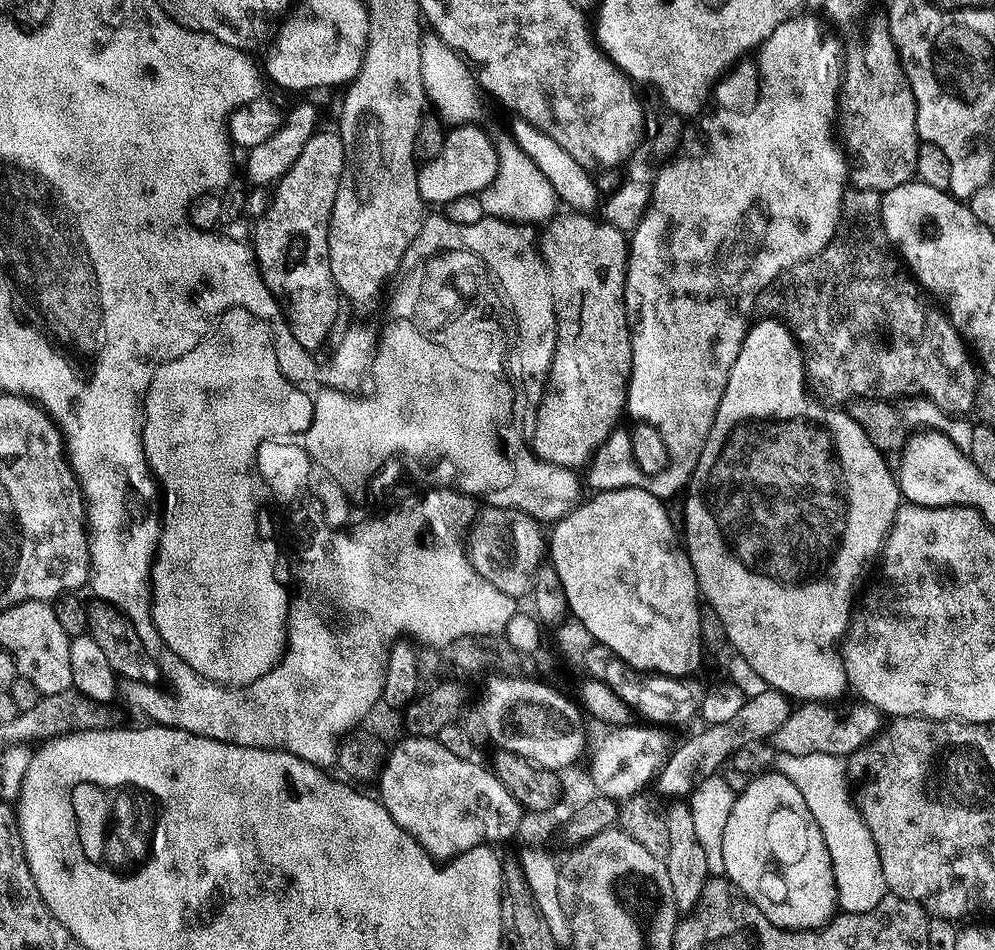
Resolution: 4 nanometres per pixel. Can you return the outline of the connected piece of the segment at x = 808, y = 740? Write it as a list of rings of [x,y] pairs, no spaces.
[[[804,702],[793,707],[786,722],[770,737],[785,757],[802,754],[834,754],[847,758],[870,743],[882,727],[881,713],[870,704],[840,704],[836,702]]]

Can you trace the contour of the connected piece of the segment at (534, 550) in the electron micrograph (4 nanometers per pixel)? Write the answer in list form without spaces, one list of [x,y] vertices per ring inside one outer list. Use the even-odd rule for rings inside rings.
[[[485,507],[477,515],[466,540],[468,560],[478,575],[486,582],[490,582],[490,586],[498,586],[498,590],[502,590],[502,594],[523,598],[527,592],[529,595],[533,591],[536,574],[546,560],[546,532],[545,529],[543,532],[540,528],[544,529],[541,521],[528,514],[522,514],[516,508]]]

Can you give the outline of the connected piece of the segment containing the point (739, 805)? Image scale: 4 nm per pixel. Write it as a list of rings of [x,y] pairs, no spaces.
[[[764,770],[753,775],[747,782],[749,784],[741,792],[739,789],[738,795],[733,799],[730,818],[726,818],[726,826],[722,830],[723,875],[732,881],[732,885],[740,891],[740,895],[747,896],[751,904],[758,906],[758,910],[762,910],[762,914],[766,914],[766,918],[770,918],[770,922],[774,922],[774,926],[789,928],[792,932],[805,932],[811,928],[823,928],[838,912],[836,883],[834,882],[834,870],[832,869],[832,859],[828,853],[828,847],[822,838],[822,830],[818,826],[818,822],[814,822],[814,814],[810,810],[810,806],[806,806],[806,798],[802,798],[802,794],[798,794],[798,786],[794,786],[794,782],[790,782],[790,778],[783,771],[769,772],[769,770]]]

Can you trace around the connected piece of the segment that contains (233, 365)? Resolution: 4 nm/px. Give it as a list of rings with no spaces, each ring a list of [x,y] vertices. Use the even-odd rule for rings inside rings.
[[[230,312],[232,316],[224,318],[224,324],[220,324],[220,332],[216,332],[216,336],[205,336],[202,346],[196,348],[196,352],[192,350],[192,356],[184,356],[184,360],[174,358],[176,365],[172,368],[155,370],[143,408],[142,431],[148,466],[159,487],[166,490],[161,542],[152,562],[150,577],[152,621],[156,632],[168,647],[169,653],[179,657],[199,677],[223,686],[241,688],[267,674],[268,664],[272,664],[272,660],[276,660],[276,652],[280,652],[280,636],[284,636],[284,592],[276,588],[276,580],[272,580],[272,568],[268,568],[268,556],[264,556],[264,548],[260,548],[260,544],[256,544],[256,536],[252,536],[252,468],[255,468],[256,444],[262,438],[275,432],[285,432],[288,425],[297,423],[298,418],[303,417],[308,409],[308,400],[304,400],[304,394],[292,392],[292,388],[280,380],[280,372],[276,372],[278,360],[272,360],[272,344],[268,344],[268,332],[264,332],[264,327],[256,324],[252,316],[244,316],[244,312]],[[164,588],[168,588],[169,596],[160,596]]]

